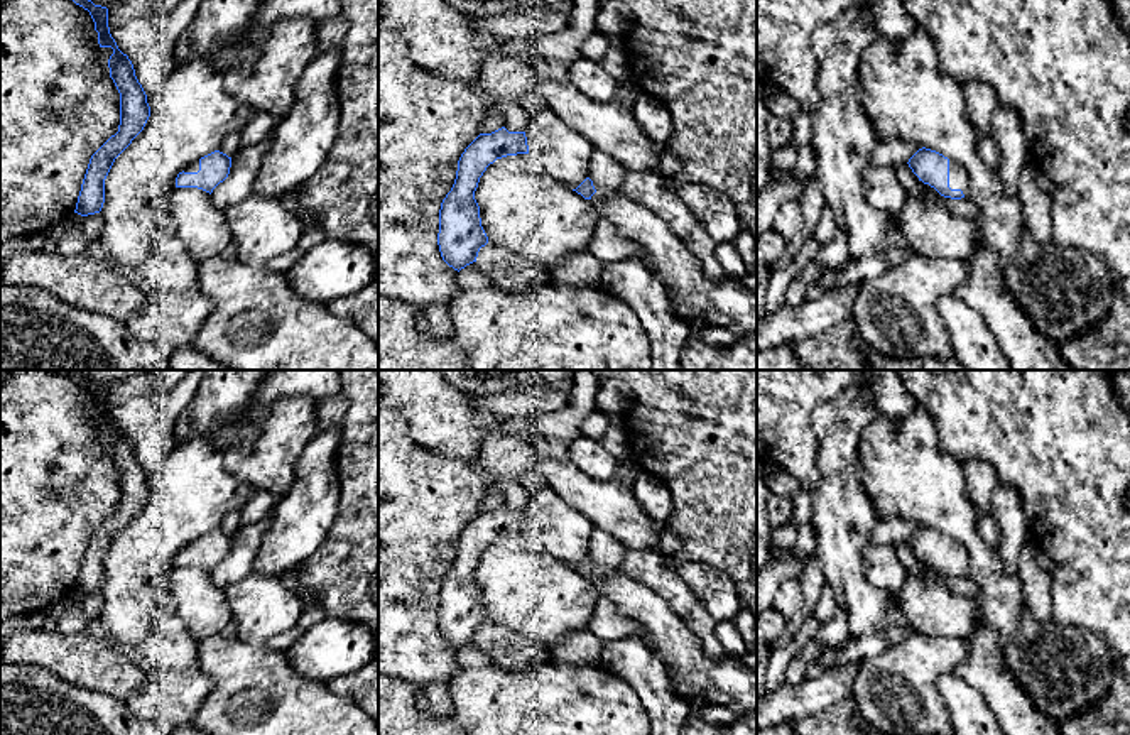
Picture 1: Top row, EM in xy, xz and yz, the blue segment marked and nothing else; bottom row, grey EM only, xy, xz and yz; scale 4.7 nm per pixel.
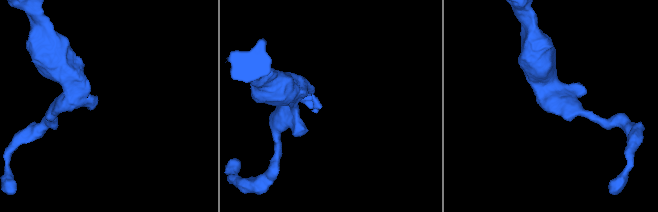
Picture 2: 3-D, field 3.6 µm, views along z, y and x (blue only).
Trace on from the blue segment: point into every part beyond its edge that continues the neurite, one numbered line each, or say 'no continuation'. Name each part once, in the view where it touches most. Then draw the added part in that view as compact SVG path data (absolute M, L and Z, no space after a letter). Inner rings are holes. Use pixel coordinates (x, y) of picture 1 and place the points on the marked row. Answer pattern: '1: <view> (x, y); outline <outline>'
1: yz (958, 178); outline M949 159L949 188L961 189L964 198L970 196L970 188L971 188L970 176L968 176L966 169L953 159Z

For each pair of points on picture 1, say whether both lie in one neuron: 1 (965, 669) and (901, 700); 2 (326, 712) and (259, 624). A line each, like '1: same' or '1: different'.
1: different
2: different

